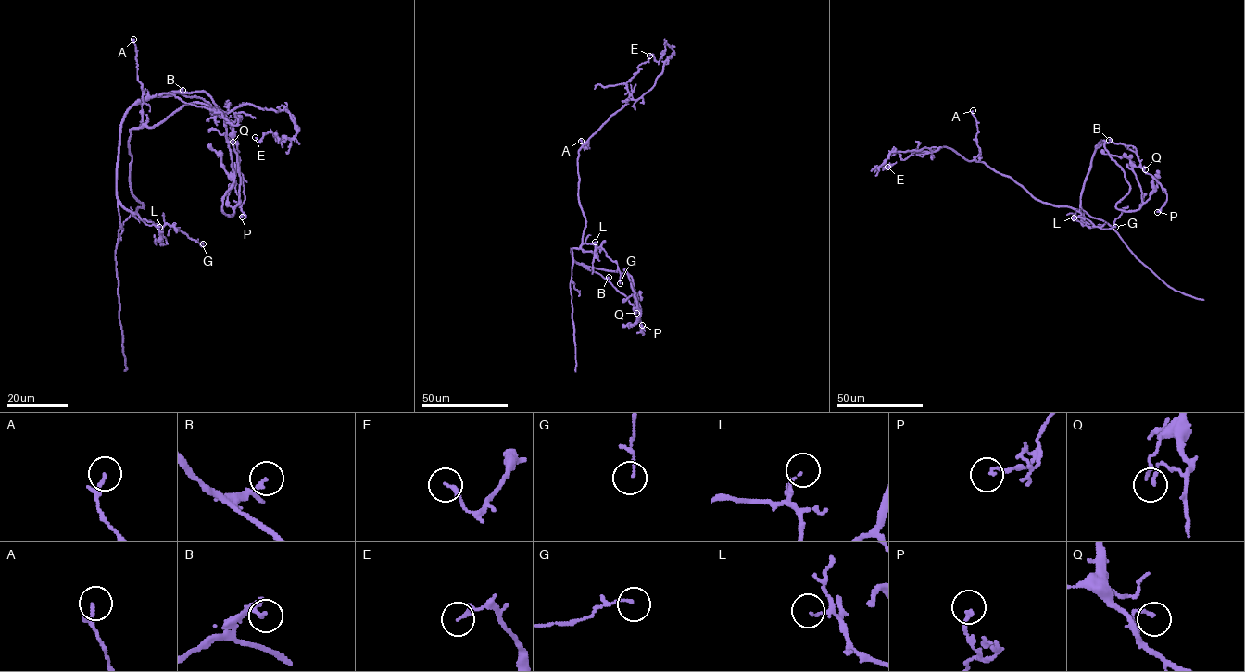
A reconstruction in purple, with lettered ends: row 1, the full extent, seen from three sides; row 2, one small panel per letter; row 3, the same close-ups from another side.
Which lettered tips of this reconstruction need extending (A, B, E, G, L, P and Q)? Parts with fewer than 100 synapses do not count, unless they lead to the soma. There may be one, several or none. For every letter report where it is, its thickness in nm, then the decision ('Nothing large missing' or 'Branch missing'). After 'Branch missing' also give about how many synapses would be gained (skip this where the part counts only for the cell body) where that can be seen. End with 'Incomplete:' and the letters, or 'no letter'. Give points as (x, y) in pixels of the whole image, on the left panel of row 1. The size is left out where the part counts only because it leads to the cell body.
A: Place: (133, 39). Thickness 170 nm. Nothing large missing
B: Place: (182, 90). Thickness 130 nm. Nothing large missing
E: Place: (255, 137). Thickness 170 nm. Nothing large missing
G: Place: (203, 243). Thickness 110 nm. Nothing large missing
L: Place: (159, 227). Thickness 80 nm. Nothing large missing
P: Place: (242, 217). Thickness 140 nm. Nothing large missing
Q: Place: (232, 142). Thickness 130 nm. Nothing large missing
Incomplete: no letter

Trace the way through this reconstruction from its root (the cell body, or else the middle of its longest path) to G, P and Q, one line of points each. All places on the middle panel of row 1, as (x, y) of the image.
G: (579, 248), (583, 251), (595, 251), (601, 246), (606, 255), (617, 264), (620, 283)
P: (579, 248), (571, 248), (572, 258), (600, 274), (638, 309), (643, 335), (642, 325)
Q: (579, 248), (571, 248), (572, 258), (607, 280), (638, 309), (636, 313)

